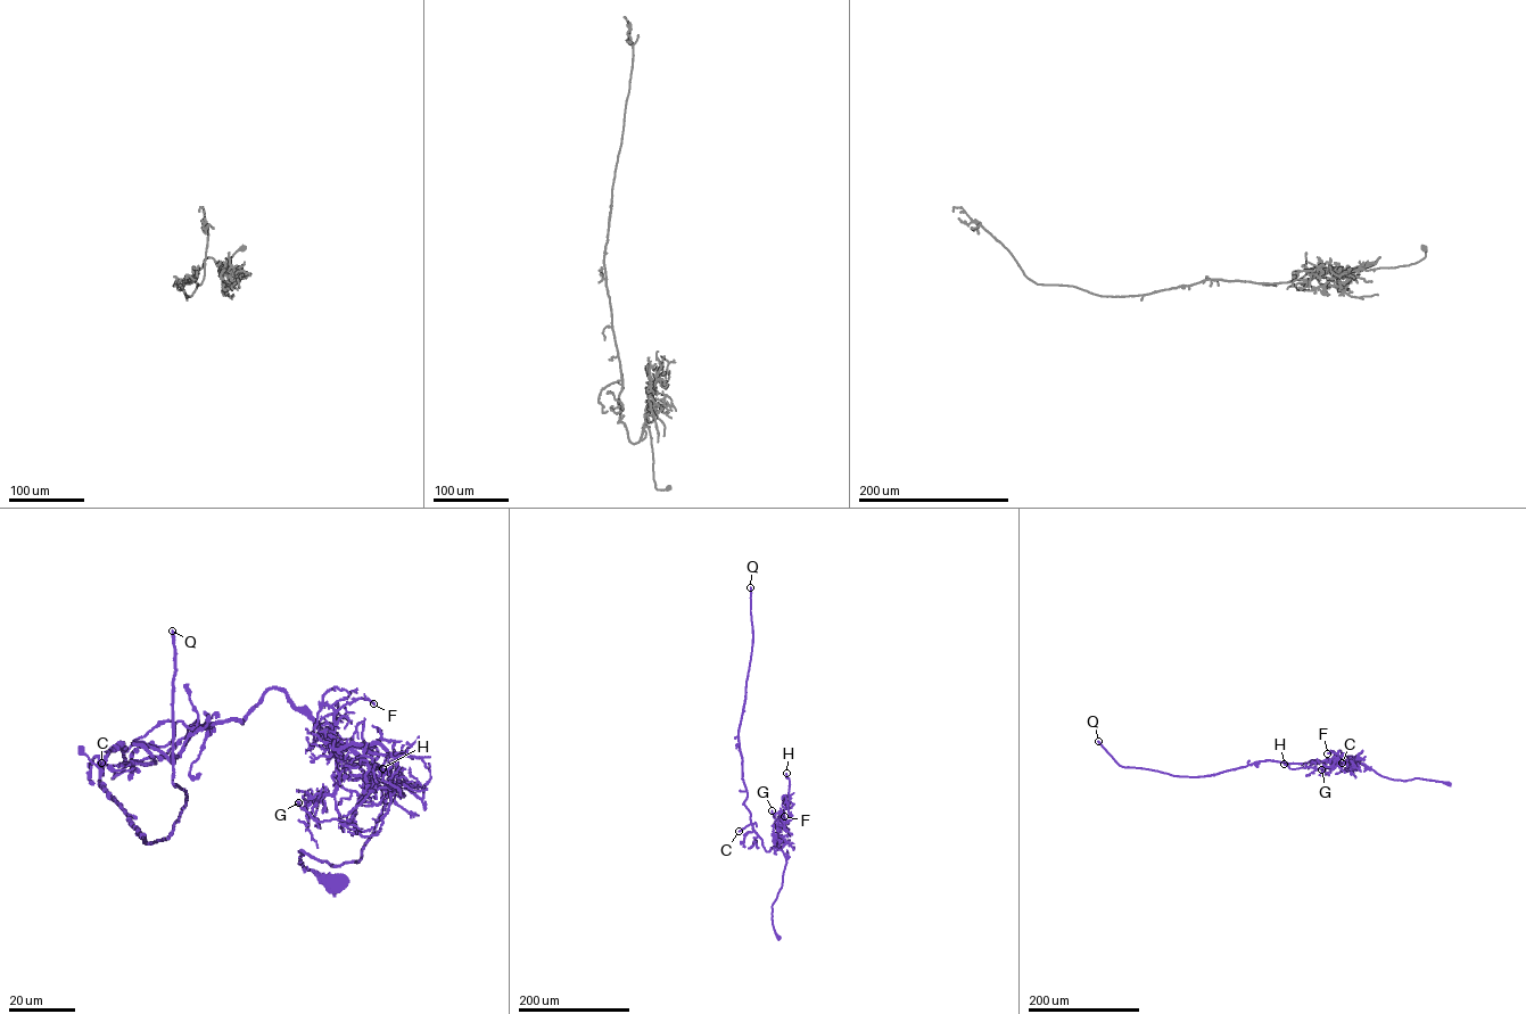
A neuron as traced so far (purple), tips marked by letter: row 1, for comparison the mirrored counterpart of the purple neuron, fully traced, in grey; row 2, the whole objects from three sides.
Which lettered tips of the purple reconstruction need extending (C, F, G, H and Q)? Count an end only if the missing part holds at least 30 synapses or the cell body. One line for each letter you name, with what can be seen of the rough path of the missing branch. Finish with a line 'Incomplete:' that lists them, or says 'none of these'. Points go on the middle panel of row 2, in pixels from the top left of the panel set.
Q: (750, 587), (743, 553)
Incomplete: C, Q

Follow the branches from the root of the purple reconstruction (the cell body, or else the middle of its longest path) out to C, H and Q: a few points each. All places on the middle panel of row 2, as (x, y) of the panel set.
C: (778, 938), (773, 923), (772, 906), (782, 887), (785, 857), (777, 843), (766, 851), (751, 823), (739, 831)
H: (778, 938), (772, 906), (786, 863), (777, 837), (777, 826), (788, 823), (789, 817), (786, 773)
Q: (778, 938), (772, 906), (785, 858), (777, 843), (766, 851), (751, 824), (739, 741), (752, 644), (750, 587)

